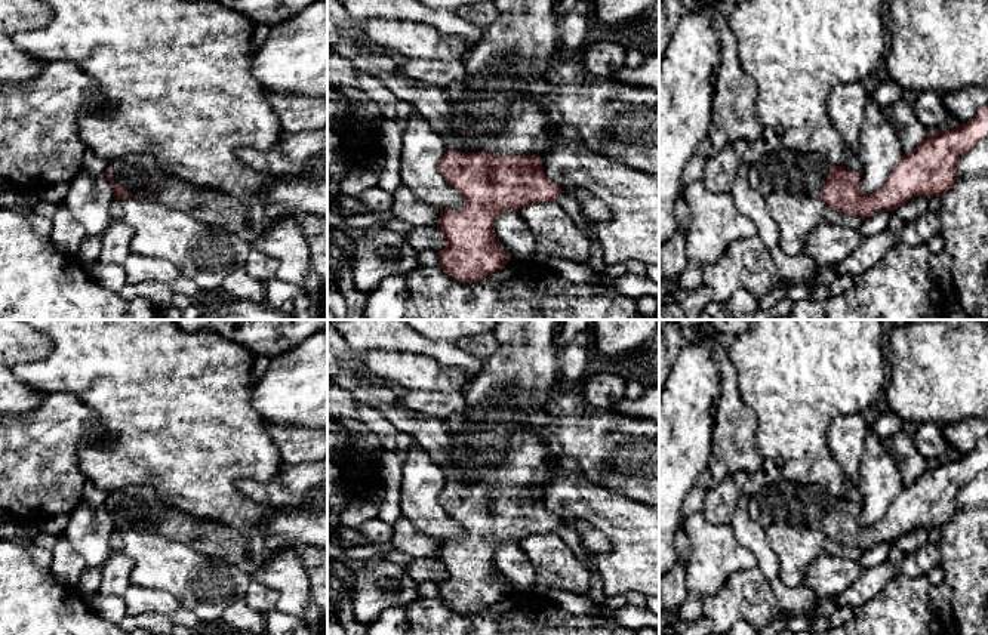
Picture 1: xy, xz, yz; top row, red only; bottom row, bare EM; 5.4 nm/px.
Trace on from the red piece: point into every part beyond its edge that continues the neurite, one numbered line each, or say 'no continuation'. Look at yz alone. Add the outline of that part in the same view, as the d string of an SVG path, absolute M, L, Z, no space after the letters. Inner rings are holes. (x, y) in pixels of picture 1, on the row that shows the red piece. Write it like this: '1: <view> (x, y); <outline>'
1: yz (784, 170); M781 148L760 161L748 164L748 181L754 189L821 197L831 163L819 154L800 154Z

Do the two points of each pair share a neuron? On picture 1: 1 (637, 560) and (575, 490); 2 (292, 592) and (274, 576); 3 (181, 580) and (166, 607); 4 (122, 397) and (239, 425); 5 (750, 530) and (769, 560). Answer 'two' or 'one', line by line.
1: one
2: one
3: two
4: one
5: one

